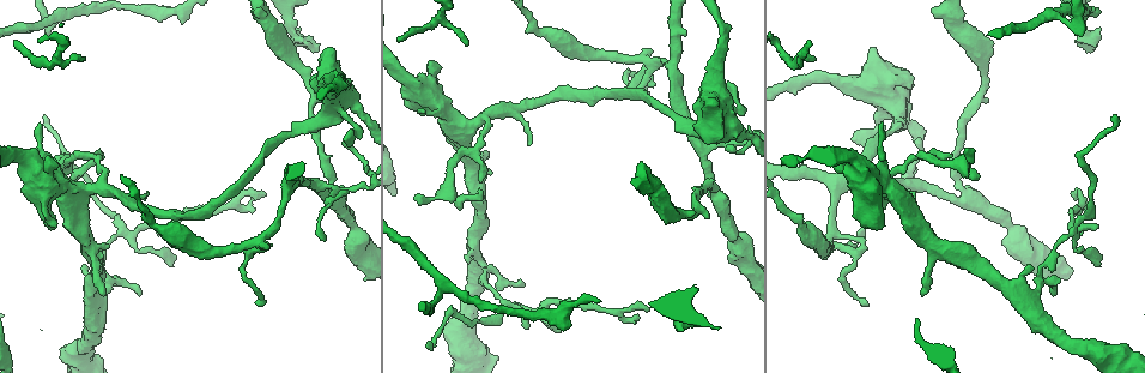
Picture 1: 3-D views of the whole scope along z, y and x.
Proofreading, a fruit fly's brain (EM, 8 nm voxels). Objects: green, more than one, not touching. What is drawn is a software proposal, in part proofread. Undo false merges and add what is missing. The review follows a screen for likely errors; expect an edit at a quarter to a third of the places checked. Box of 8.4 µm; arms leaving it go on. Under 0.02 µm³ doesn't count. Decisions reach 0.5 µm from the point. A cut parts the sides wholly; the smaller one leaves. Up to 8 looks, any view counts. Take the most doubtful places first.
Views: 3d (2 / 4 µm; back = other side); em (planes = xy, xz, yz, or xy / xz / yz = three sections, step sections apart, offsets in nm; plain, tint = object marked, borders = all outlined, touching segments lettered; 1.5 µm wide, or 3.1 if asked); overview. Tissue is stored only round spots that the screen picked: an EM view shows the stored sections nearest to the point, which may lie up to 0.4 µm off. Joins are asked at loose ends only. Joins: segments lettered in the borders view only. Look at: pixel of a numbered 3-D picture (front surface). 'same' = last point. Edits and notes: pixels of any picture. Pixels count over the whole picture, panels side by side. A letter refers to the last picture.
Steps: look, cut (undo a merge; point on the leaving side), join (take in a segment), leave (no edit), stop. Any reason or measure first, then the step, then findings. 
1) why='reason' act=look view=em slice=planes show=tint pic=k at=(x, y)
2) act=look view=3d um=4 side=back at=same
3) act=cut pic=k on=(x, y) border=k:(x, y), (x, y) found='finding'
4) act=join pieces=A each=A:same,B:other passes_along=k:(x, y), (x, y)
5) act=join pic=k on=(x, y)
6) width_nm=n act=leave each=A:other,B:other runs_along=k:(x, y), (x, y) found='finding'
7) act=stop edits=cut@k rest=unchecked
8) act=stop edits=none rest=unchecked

why='tapers out' act=look view=em slice=yz step=8 show=borders pic=1 at=(427, 345)

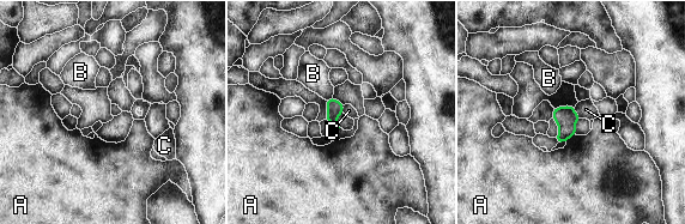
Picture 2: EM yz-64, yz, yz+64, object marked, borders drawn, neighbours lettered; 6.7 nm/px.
act=look view=em slice=xz step=8 show=borders at=same

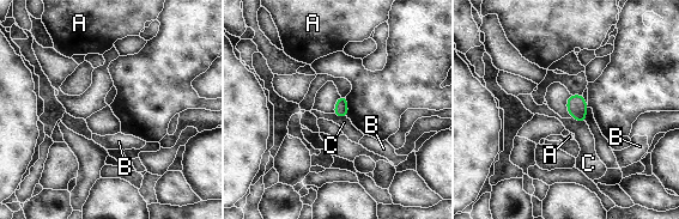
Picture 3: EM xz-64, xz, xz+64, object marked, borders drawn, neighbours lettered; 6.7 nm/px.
act=leave each=A:other,B:other,C:other border=3:(571, 116), (584, 122) found='none of them fits'

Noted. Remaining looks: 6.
act=look view=em slice=xy step=4 show=borders pic=1 at=(417, 201)

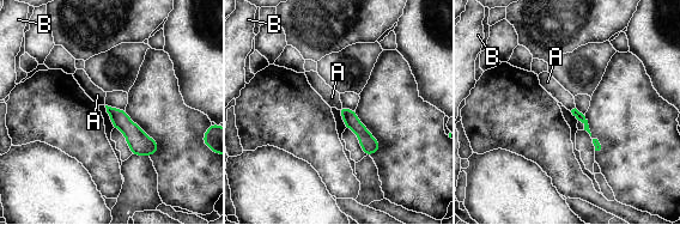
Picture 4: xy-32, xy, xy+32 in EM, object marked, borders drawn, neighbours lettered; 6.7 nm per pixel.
act=look view=em slice=planes show=borders at=same

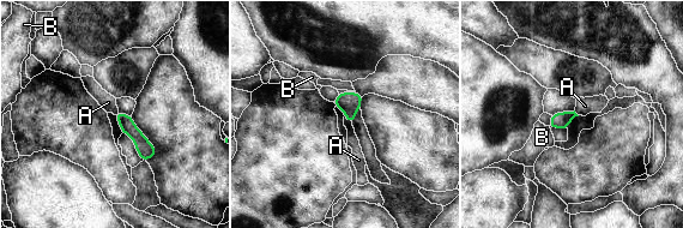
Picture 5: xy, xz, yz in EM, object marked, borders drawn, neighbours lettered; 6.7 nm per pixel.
act=leave each=A:other,B:other border=5:(344, 116), (351, 124) found='no lettered segment goes on from it'

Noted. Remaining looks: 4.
why='free end' act=look view=em slice=planes show=borders pic=1 at=(923, 293)

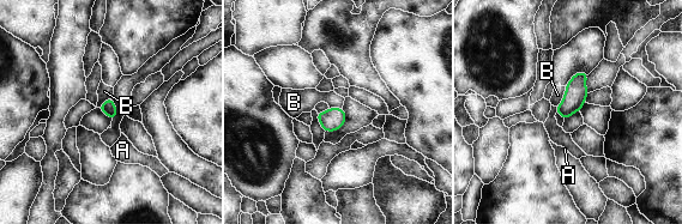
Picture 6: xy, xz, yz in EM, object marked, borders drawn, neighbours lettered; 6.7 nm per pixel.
longest_contact=B:160nm act=leave each=A:other,B:other border=6:(566, 86), (562, 100), (556, 107) found='none of them fits'

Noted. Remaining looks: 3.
act=stop edits=none rest=unchecked

